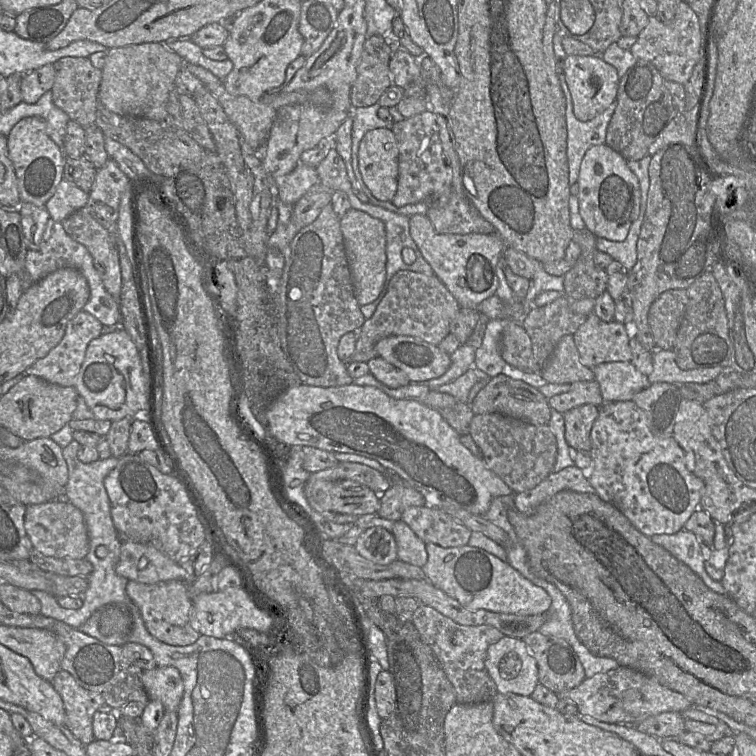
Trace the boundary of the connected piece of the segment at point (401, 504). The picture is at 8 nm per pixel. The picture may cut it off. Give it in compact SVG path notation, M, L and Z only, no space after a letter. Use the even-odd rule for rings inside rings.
M399 480L392 481L392 485L379 497L380 509L377 515L394 522L402 520L406 508L426 505L424 496L418 490Z

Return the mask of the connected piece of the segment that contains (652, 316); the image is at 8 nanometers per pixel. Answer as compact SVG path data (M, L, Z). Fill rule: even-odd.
M670 289L659 295L648 312L648 325L656 348L673 350L687 304L687 289Z

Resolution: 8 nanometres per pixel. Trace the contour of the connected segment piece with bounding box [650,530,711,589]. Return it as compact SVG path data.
M680 530L675 534L656 534L650 538L653 543L663 547L676 559L686 564L711 589L704 579L706 575L703 572L705 558L702 543L695 534L687 530Z

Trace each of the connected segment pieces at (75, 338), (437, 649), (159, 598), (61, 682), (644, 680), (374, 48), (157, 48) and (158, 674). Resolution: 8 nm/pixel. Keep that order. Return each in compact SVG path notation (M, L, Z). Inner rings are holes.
M83 310L80 311L68 322L61 341L46 356L30 365L25 370L25 374L37 376L49 383L63 387L75 386L76 376L84 361L88 344L102 334L102 327L102 323L93 315Z
M423 604L415 610L411 622L423 642L433 651L452 684L457 703L475 704L491 701L497 694L497 688L486 670L485 658L488 647L499 641L504 636L503 633L489 625L460 625L434 608Z
M178 580L162 581L155 584L144 584L128 581L126 593L138 607L147 631L157 640L171 646L187 646L200 637L191 624L192 599L189 597L189 586Z
M59 670L51 681L65 710L65 727L84 745L95 740L92 721L95 711L105 704L103 697L87 690L65 670Z
M624 666L585 678L577 687L557 695L558 699L571 700L577 706L579 715L590 715L606 723L633 726L650 716L663 712L682 713L693 706L681 693L661 685L642 672Z
M383 36L367 37L357 66L350 102L352 107L368 107L376 104L381 95L392 85L389 71L390 47Z
M150 42L125 47L111 48L107 51L102 80L98 92L99 102L109 111L121 116L164 120L167 115L167 102L170 92L175 88L175 79L183 69L183 59L161 43Z
M172 666L143 671L141 682L149 700L159 700L165 711L177 712L184 693L183 680Z

